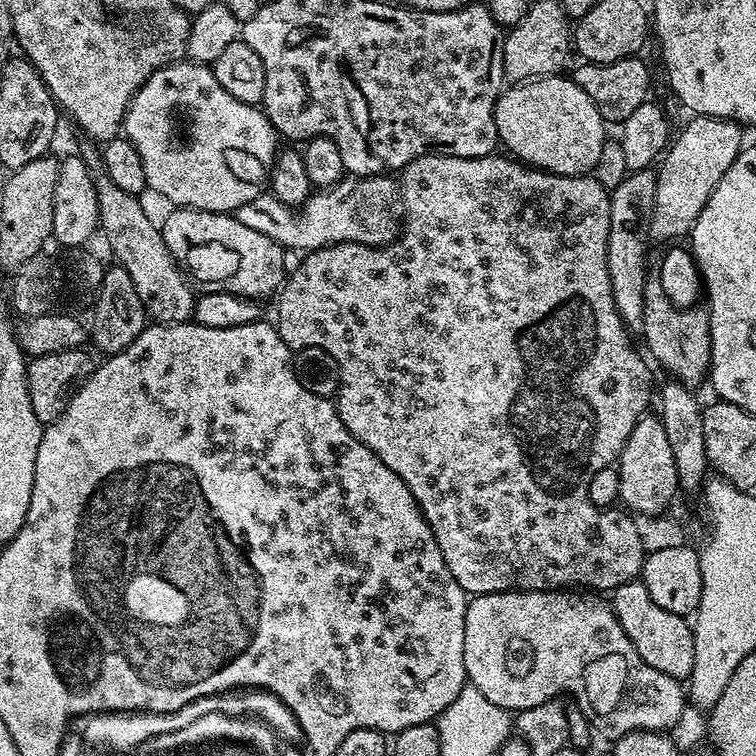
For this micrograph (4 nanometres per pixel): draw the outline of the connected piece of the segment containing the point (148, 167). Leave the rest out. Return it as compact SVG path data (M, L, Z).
M177 62L168 64L165 68L160 68L136 91L134 98L128 103L128 108L124 112L122 132L123 135L128 137L129 142L134 146L134 150L138 150L138 158L142 158L142 170L146 170L148 188L151 191L156 191L160 196L165 196L172 203L172 206L197 208L200 212L227 212L232 214L235 213L238 206L258 198L262 191L262 185L260 185L260 164L265 164L265 166L271 165L275 161L278 151L278 143L276 144L278 133L263 111L257 105L238 102L238 98L234 98L234 94L226 94L226 90L222 90L218 78L214 78L209 65L193 64L191 62Z

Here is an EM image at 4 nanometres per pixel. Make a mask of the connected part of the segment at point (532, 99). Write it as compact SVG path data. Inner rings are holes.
M564 74L555 76L537 76L527 82L516 82L505 87L496 99L494 110L496 135L499 143L509 148L515 159L556 176L587 176L595 169L602 155L602 146L606 139L606 121L598 114L598 106L590 102L586 90L577 86Z

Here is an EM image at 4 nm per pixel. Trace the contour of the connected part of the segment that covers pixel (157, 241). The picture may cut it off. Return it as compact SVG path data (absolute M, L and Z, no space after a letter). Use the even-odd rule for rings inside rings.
M103 174L96 176L96 193L100 215L99 231L102 236L104 232L109 250L116 255L115 263L124 268L126 274L130 274L130 282L134 282L134 290L142 302L145 317L154 324L189 323L196 305L193 285L184 269L170 254L163 231L157 225L156 228L152 225L147 210L140 205L141 197L126 194Z

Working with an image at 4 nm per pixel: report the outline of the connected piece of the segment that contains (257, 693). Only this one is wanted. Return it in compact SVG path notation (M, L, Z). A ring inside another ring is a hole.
M240 690L237 692L221 693L208 695L200 699L195 699L191 703L185 705L176 712L171 712L168 716L162 718L116 718L116 716L104 716L104 718L96 718L88 724L88 738L91 742L110 742L116 746L130 746L142 738L146 738L148 734L168 734L179 730L189 724L195 722L199 718L204 718L207 714L222 713L228 716L253 716L259 720L263 720L269 727L273 728L275 733L280 735L285 742L299 743L303 737L303 732L298 726L297 719L294 718L293 712L285 706L277 696L263 690Z

